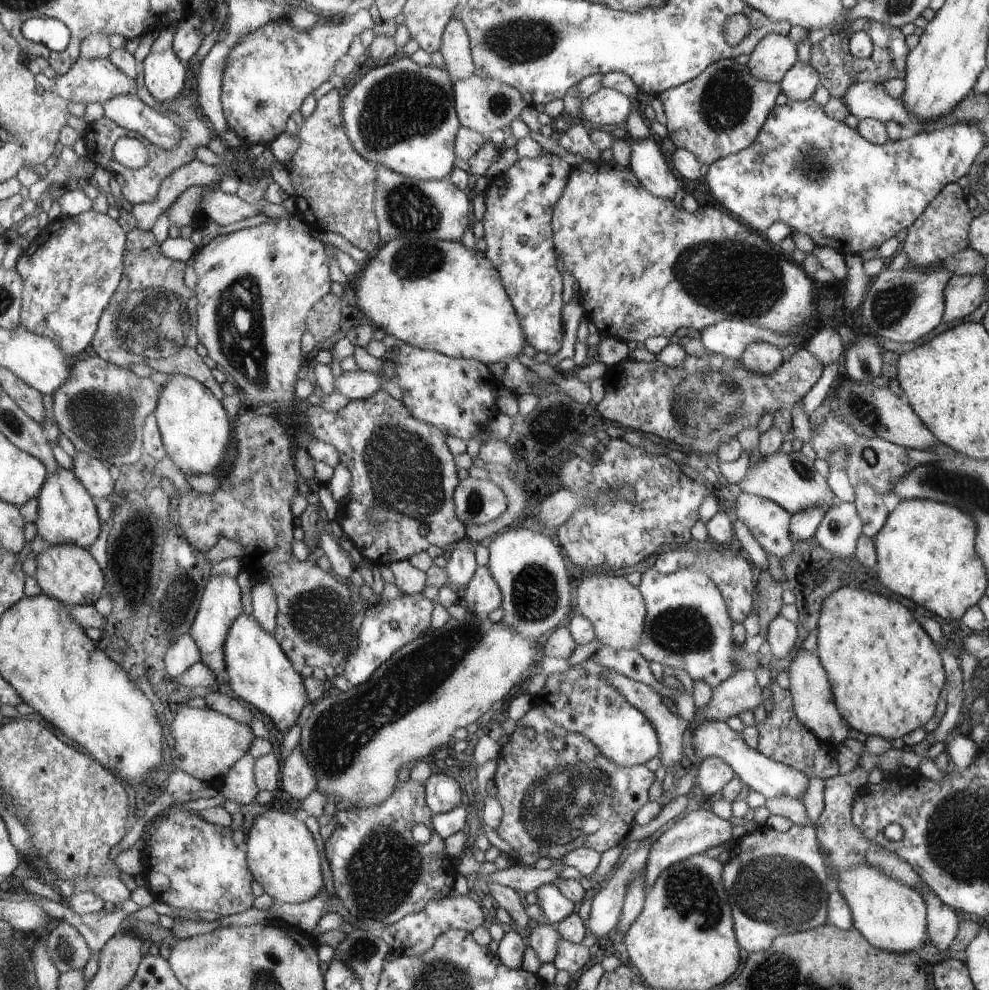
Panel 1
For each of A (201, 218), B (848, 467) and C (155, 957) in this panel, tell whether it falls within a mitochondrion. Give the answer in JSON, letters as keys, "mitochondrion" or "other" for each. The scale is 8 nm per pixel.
{"A":"other","B":"other","C":"other"}

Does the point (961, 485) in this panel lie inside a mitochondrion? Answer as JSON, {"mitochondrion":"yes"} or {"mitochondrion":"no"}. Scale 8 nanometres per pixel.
{"mitochondrion":"yes"}

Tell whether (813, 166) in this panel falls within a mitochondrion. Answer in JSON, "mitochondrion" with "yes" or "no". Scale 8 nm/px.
{"mitochondrion":"yes"}

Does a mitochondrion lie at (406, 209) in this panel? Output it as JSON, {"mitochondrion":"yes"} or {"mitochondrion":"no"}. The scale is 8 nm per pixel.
{"mitochondrion":"yes"}

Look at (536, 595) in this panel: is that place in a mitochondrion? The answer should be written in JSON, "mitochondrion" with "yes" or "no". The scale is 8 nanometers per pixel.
{"mitochondrion":"yes"}

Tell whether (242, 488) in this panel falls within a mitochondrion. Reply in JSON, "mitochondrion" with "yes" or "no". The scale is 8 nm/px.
{"mitochondrion":"yes"}

